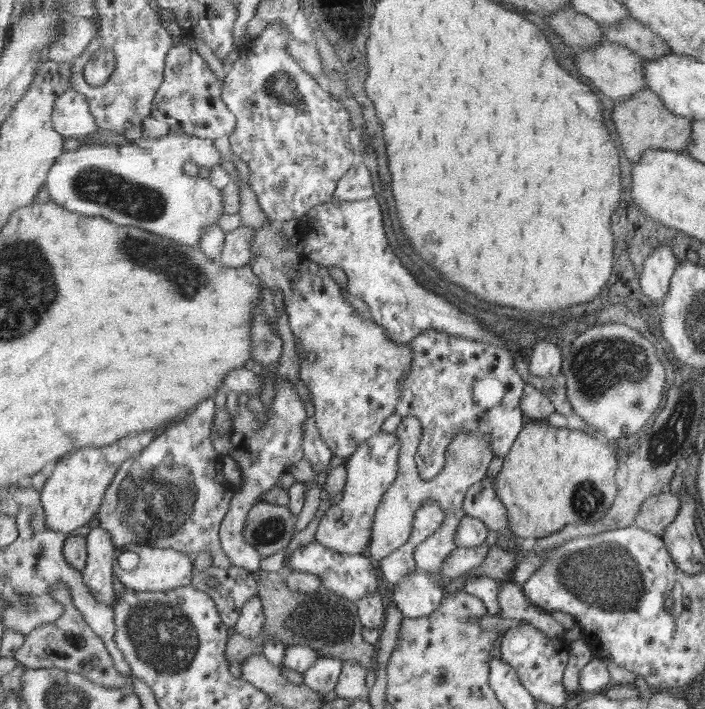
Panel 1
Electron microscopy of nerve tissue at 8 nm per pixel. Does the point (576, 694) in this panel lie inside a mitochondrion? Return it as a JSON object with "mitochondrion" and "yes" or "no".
{"mitochondrion":"no"}

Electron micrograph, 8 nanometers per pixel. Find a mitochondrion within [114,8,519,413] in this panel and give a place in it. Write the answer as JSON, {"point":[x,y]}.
{"point":[281,88]}

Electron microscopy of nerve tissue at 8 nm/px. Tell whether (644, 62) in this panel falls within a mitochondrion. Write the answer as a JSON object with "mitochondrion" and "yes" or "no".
{"mitochondrion":"no"}

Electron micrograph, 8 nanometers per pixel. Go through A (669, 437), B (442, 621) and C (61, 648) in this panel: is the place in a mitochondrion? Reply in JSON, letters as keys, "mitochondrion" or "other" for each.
{"A":"mitochondrion","B":"other","C":"mitochondrion"}

